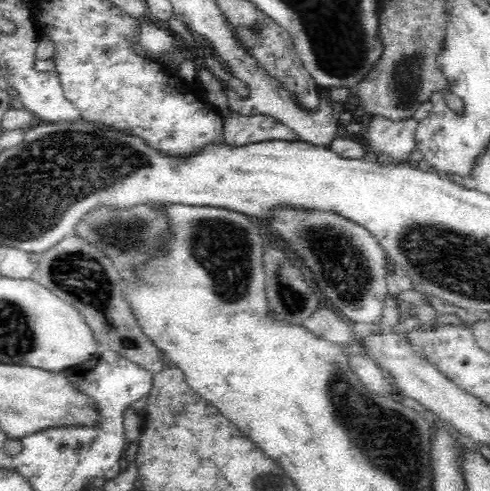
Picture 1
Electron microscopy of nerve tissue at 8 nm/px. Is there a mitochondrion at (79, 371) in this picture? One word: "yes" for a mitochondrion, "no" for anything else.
no

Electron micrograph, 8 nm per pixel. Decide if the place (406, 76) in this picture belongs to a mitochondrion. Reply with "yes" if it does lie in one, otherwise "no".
yes

